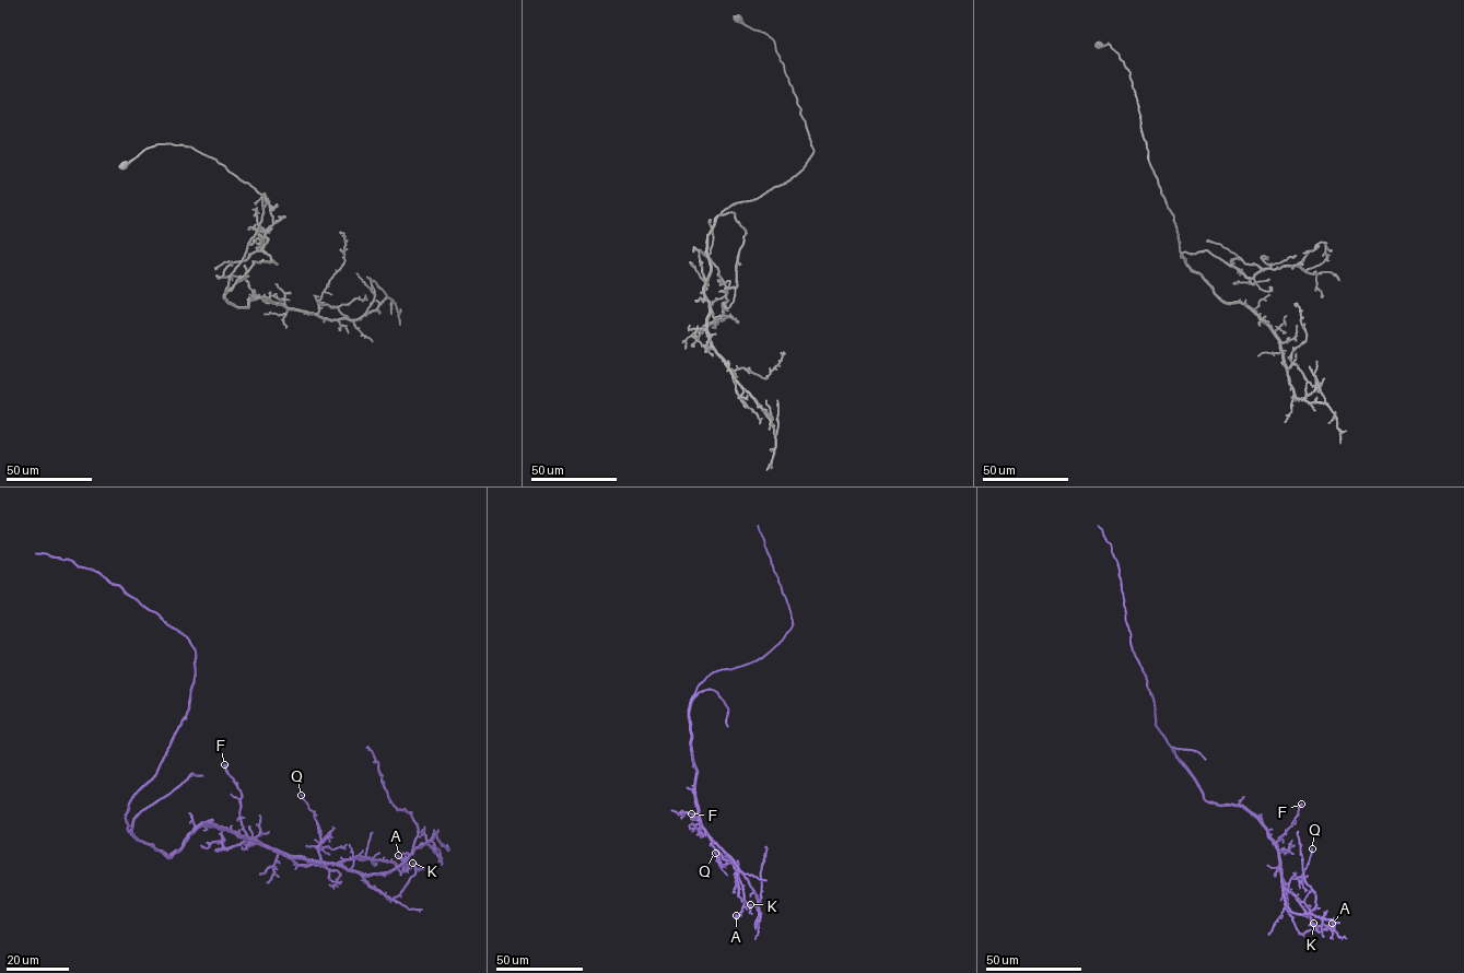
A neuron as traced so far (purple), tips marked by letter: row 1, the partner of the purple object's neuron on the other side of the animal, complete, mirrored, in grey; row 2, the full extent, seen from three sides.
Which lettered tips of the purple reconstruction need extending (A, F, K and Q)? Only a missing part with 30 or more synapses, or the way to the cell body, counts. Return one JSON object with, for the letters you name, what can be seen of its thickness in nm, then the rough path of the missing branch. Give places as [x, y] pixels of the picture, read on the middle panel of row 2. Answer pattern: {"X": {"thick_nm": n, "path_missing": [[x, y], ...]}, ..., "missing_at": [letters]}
{"missing_at": []}

